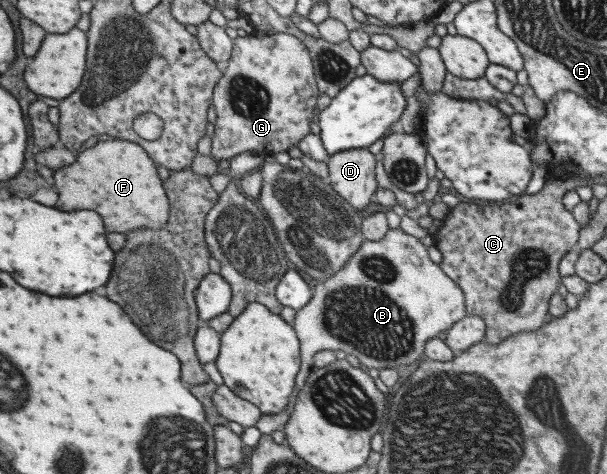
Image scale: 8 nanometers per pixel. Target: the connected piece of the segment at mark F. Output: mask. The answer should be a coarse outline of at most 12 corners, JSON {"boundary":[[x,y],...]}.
{"boundary":[[114,138],[53,180],[55,208],[93,210],[107,232],[161,228],[155,163]]}

